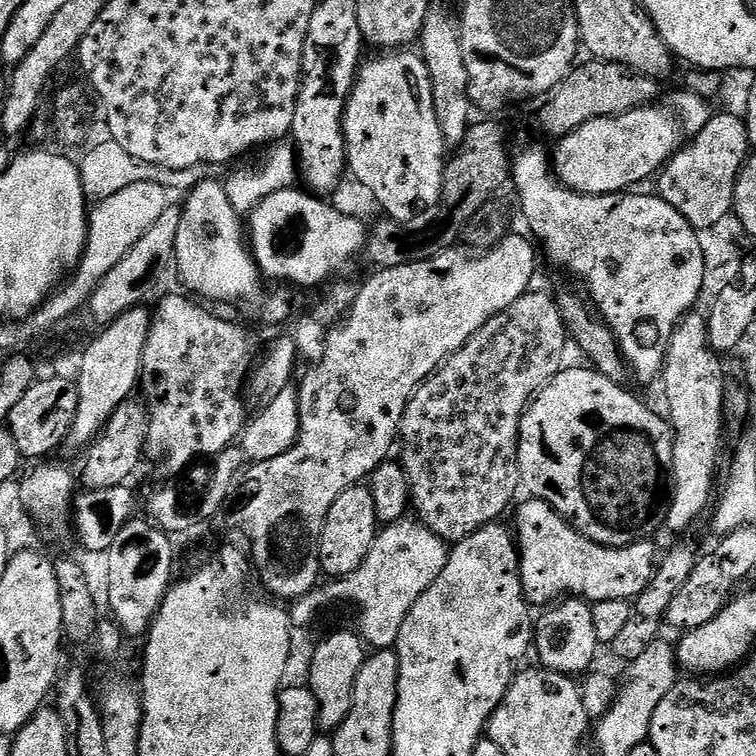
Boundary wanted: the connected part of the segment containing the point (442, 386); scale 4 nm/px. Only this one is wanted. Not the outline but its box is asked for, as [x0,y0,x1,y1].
[399,290,568,542]

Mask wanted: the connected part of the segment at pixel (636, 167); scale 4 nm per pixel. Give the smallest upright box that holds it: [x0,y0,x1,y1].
[554,107,682,196]

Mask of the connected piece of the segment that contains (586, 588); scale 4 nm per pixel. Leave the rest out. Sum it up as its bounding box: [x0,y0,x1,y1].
[514,498,658,608]

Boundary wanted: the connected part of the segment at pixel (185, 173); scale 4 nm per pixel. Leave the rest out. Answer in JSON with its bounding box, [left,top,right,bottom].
[79,138,229,201]

